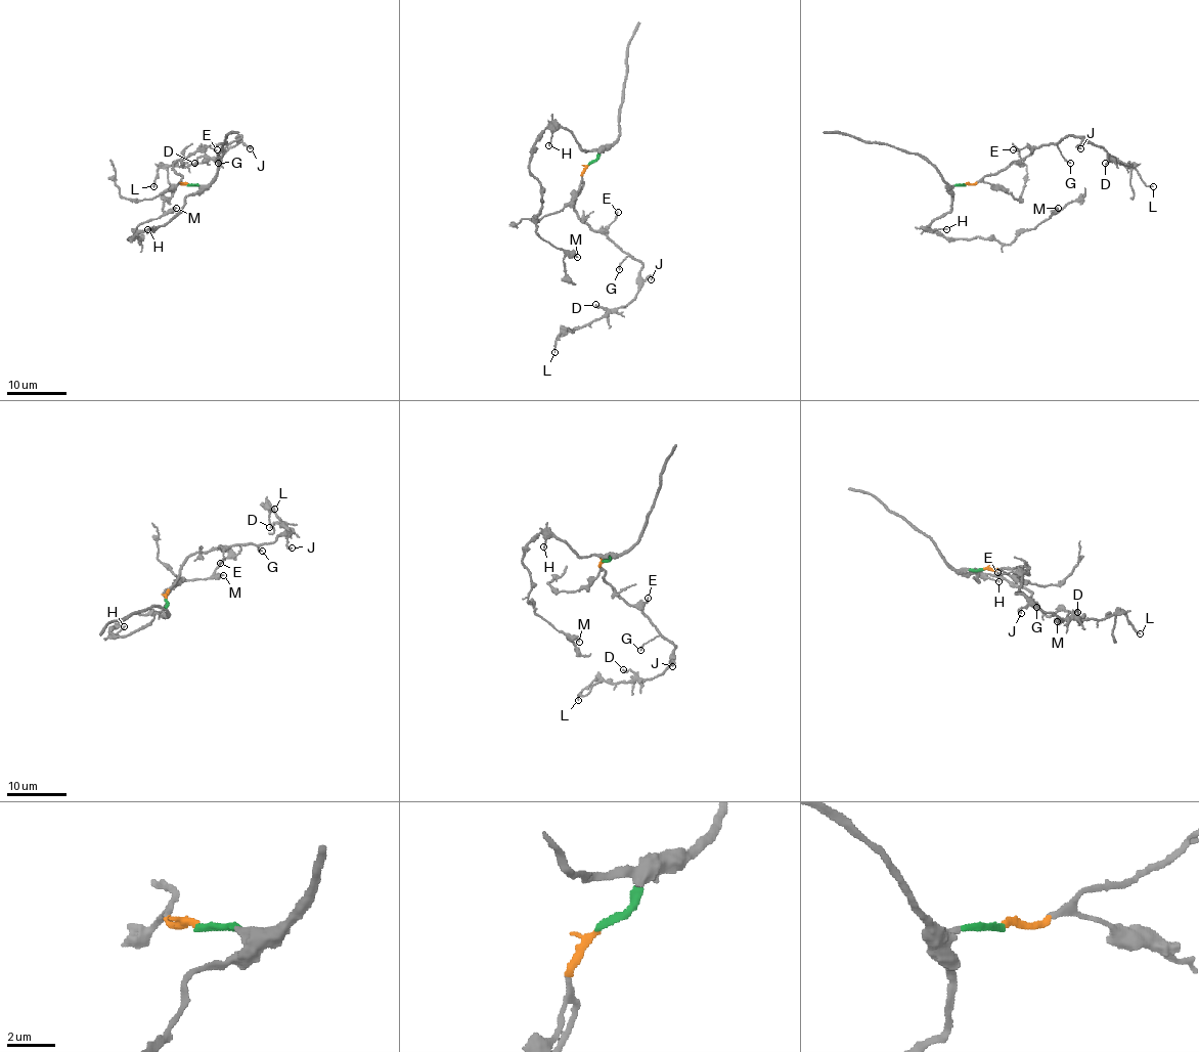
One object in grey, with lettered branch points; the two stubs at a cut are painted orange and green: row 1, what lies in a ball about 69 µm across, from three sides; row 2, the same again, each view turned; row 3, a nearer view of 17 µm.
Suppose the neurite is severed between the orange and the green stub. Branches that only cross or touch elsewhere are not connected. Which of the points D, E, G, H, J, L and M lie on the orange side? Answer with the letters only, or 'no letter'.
D, E, G, J, L

